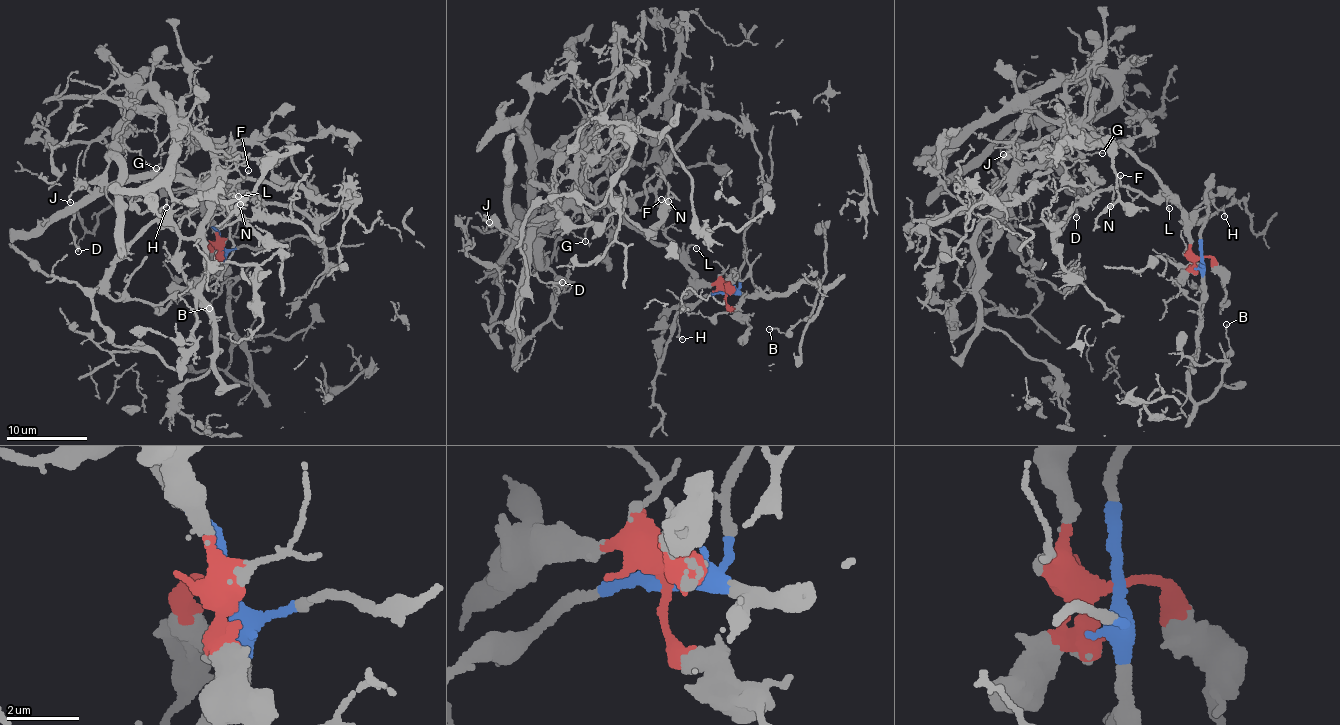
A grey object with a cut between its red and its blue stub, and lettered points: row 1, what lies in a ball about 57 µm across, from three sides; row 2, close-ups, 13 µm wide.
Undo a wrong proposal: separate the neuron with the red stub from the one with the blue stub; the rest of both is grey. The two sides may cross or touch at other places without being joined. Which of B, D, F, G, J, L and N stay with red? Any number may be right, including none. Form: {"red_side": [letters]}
{"red_side": ["D", "F", "G", "J", "L", "N"]}

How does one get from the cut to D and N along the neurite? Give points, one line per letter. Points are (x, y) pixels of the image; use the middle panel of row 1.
D: (726, 293), (693, 279), (664, 235), (652, 189), (540, 218), (530, 270), (545, 283), (563, 282)
N: (726, 293), (716, 285), (693, 279), (675, 243), (664, 235), (658, 204), (659, 207), (668, 200)

